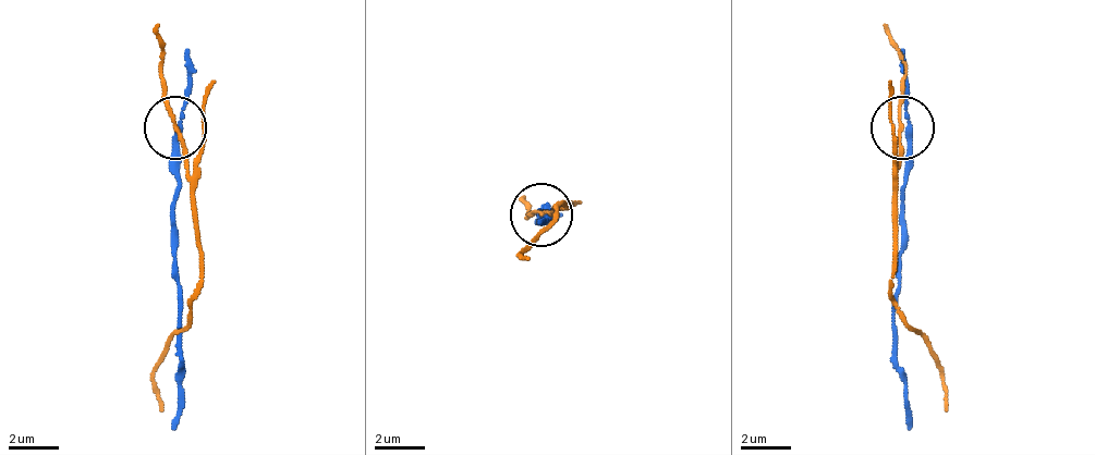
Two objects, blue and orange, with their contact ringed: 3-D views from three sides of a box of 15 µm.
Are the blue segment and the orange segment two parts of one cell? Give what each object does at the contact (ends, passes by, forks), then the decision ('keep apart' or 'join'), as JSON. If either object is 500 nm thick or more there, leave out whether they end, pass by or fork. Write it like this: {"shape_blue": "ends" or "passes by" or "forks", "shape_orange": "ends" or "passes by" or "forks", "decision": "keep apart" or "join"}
{"shape_blue": "passes by", "shape_orange": "passes by", "decision": "keep apart"}

